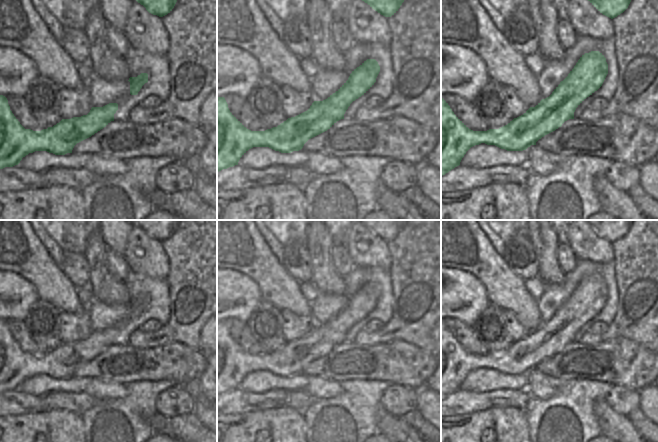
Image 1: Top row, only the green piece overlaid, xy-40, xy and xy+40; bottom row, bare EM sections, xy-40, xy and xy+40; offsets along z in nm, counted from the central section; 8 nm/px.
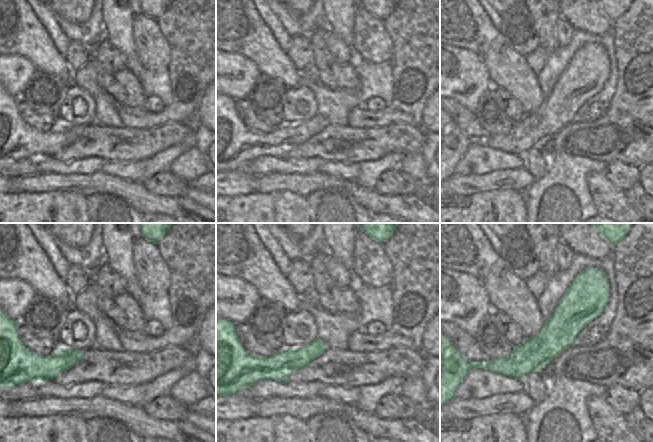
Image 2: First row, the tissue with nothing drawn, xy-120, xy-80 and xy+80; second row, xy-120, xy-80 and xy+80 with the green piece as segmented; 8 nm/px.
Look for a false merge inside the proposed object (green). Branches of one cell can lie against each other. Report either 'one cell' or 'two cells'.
one cell

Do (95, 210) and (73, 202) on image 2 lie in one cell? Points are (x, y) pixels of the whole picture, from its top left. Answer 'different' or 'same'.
different

